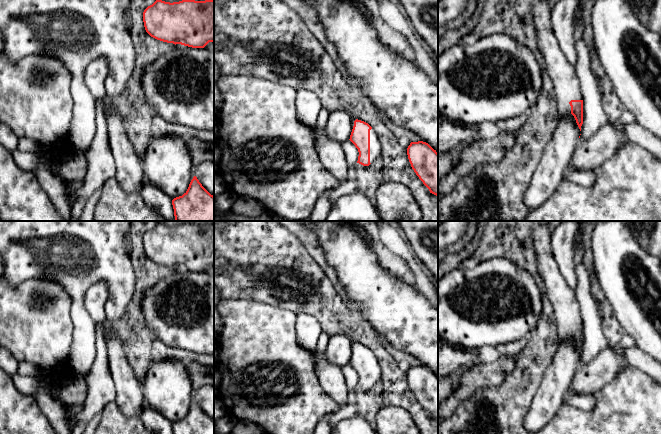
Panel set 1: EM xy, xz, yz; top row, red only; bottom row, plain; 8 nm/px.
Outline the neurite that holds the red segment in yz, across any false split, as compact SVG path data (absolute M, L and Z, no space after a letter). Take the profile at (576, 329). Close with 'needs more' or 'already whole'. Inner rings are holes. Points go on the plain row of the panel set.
M548 221L536 225L533 231L534 254L538 273L542 278L545 294L553 308L558 336L571 337L581 355L583 348L583 321L580 304L562 277L551 247L551 236L561 221Z | needs more

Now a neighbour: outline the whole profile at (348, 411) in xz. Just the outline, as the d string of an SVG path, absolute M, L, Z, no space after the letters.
M347 404L344 408L333 412L330 417L330 424L335 426L339 421L350 418L358 413L358 407L355 405Z

